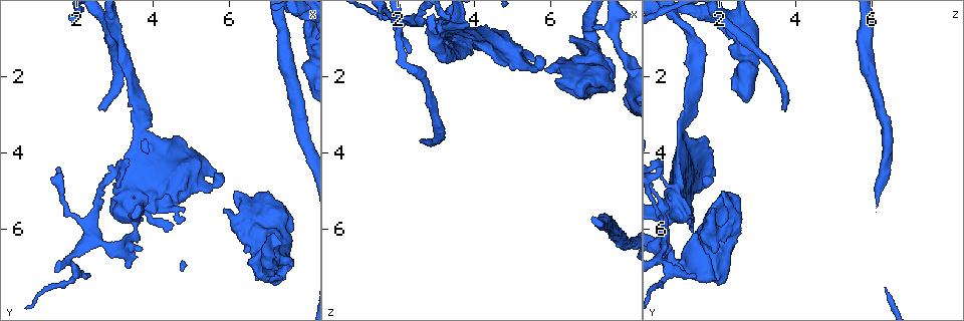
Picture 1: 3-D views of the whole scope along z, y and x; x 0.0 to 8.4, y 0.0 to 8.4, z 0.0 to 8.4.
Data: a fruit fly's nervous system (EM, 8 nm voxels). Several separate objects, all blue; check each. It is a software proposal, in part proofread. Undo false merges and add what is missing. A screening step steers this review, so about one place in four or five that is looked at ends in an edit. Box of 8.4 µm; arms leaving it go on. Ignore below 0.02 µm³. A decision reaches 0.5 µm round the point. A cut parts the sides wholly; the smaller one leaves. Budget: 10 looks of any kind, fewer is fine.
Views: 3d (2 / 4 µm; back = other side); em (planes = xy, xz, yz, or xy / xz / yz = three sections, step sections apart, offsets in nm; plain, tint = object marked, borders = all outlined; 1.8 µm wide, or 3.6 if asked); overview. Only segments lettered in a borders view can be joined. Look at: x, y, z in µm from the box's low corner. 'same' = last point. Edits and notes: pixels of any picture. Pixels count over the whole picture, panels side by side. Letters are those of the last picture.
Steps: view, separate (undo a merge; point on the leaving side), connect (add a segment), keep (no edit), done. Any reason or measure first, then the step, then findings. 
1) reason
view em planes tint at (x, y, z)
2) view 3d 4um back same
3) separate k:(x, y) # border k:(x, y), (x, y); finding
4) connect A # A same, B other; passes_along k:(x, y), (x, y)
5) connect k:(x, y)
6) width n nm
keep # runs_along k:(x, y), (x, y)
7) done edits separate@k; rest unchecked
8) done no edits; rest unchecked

three arms meet
view em yz step 8 borders at (3.50, 5.50, 0.85)

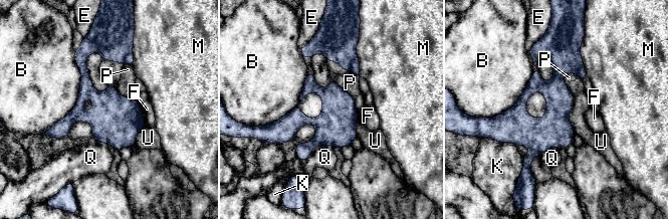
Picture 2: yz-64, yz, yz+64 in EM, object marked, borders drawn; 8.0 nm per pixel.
longest_contact B 700 nm
separate 2:(355, 66) # B other, E other, F other, K other, M other, P other, Q other, U other; border 2:(356, 55), (350, 69); a second cell is stuck on

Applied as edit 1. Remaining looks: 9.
view overview

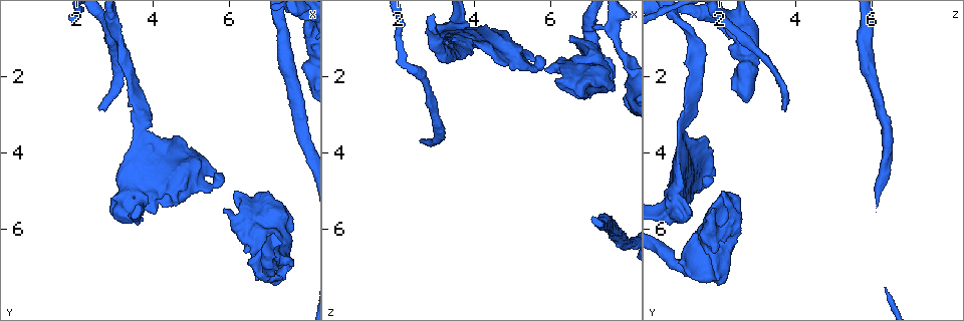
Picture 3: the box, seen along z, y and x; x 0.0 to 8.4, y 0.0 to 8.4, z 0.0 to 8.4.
thick turns thin
view em planes borders at (3.65, 3.55, 1.05)

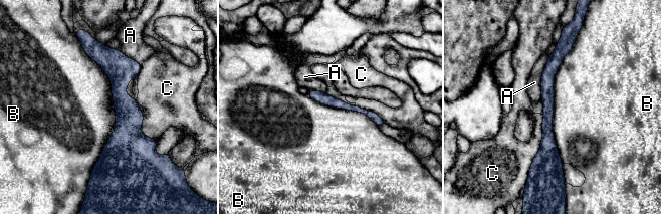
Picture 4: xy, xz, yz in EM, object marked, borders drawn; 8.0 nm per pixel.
keep # A other, B other, C other; border 4:(80, 43), (116, 111), (93, 166); one cell here

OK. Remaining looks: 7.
an open end
view em yz step 8 tint at (2.60, 2.85, 3.70)

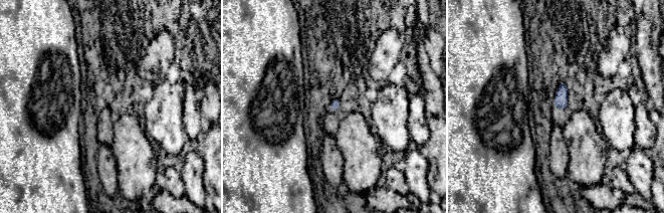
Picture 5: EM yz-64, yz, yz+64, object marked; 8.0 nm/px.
another direction
view em planes tint same

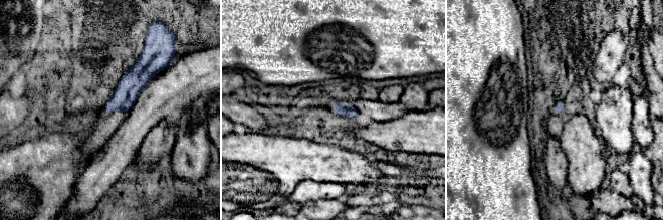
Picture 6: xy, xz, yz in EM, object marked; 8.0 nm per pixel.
see the neighbours
view em planes borders same

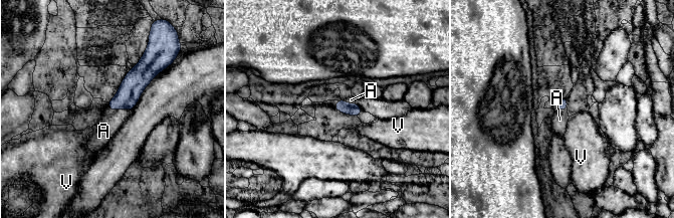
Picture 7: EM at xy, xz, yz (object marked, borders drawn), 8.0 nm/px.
connect A # A same, V other; passes_along 7:(135, 82), (119, 108), (103, 131); the cell continues

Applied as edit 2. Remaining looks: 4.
an open end
view 3d 4um at (7.50, 7.25, 2.15)

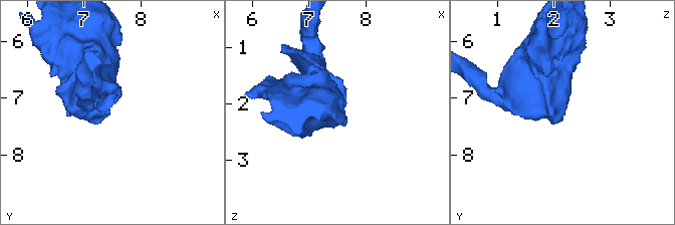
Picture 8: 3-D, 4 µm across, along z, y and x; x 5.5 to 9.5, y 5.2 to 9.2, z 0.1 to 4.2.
now the EM
view em 3.6um planes plain at (7.45, 7.25, 2.10)

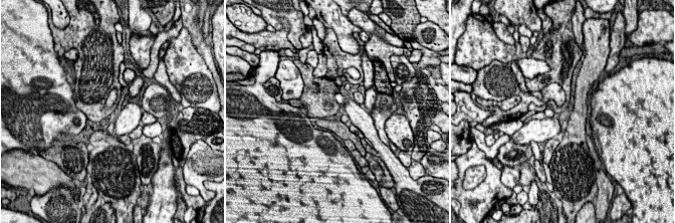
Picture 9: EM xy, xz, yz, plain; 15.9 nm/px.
see the neighbours
view em 3.6um planes borders same

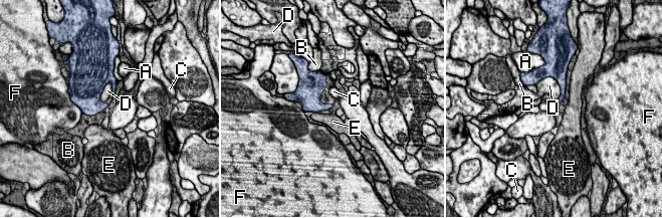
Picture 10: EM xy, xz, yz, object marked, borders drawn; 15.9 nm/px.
keep # A other, B other, C other, D other, E other, F other; border 10:(534, 84), (553, 77), (561, 94); no lettered segment goes on from it

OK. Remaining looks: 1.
done edits separate@2, connect@7; rest unchecked

